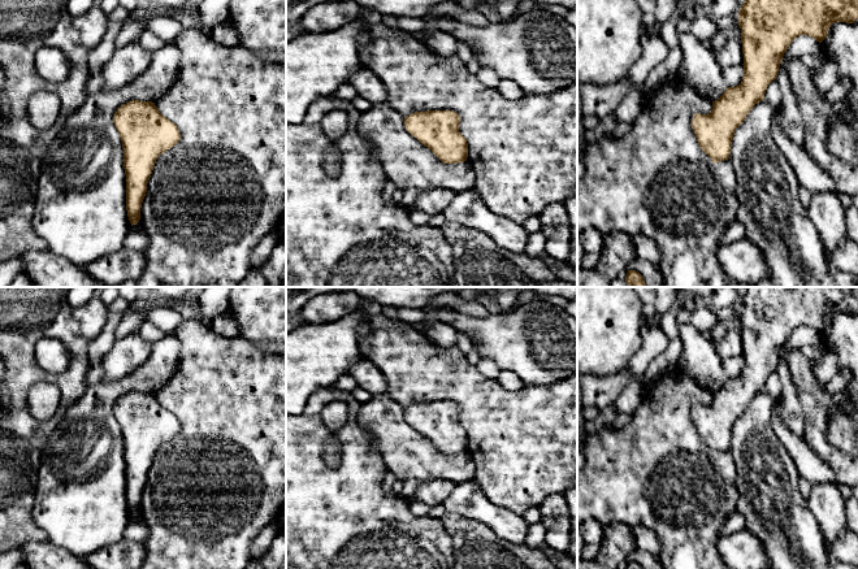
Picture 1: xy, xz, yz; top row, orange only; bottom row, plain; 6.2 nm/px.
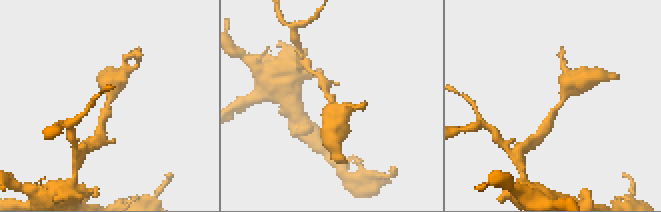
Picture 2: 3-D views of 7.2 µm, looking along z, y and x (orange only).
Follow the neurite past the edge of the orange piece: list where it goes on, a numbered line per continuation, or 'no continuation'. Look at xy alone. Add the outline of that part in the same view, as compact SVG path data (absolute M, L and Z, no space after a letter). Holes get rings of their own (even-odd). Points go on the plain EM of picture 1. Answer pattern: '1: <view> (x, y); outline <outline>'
no continuation

